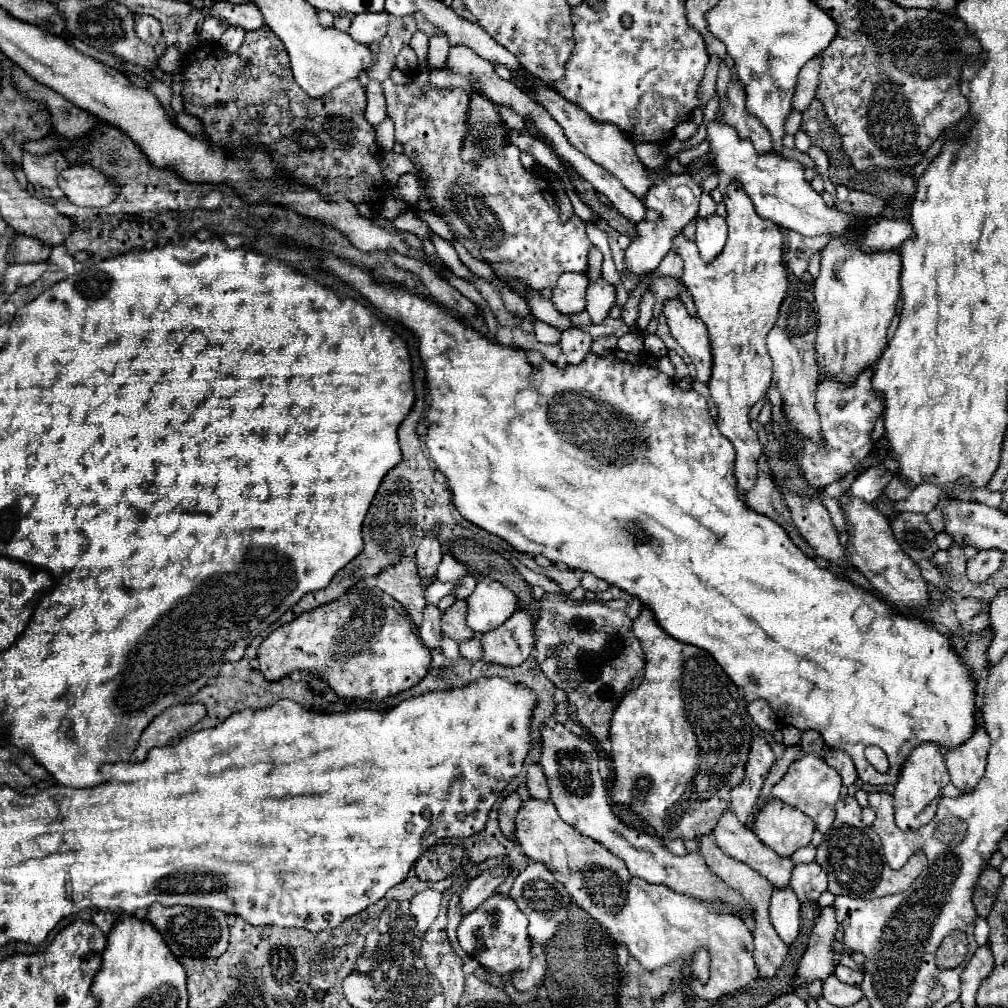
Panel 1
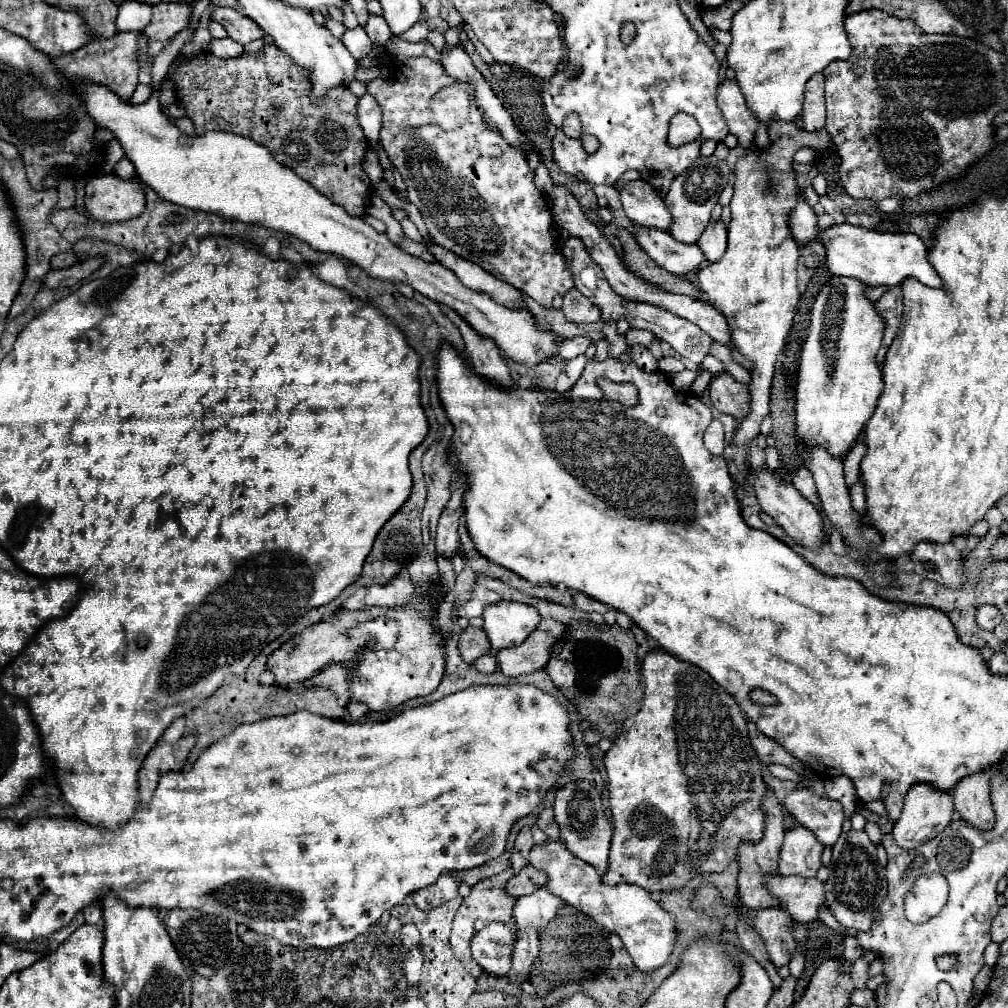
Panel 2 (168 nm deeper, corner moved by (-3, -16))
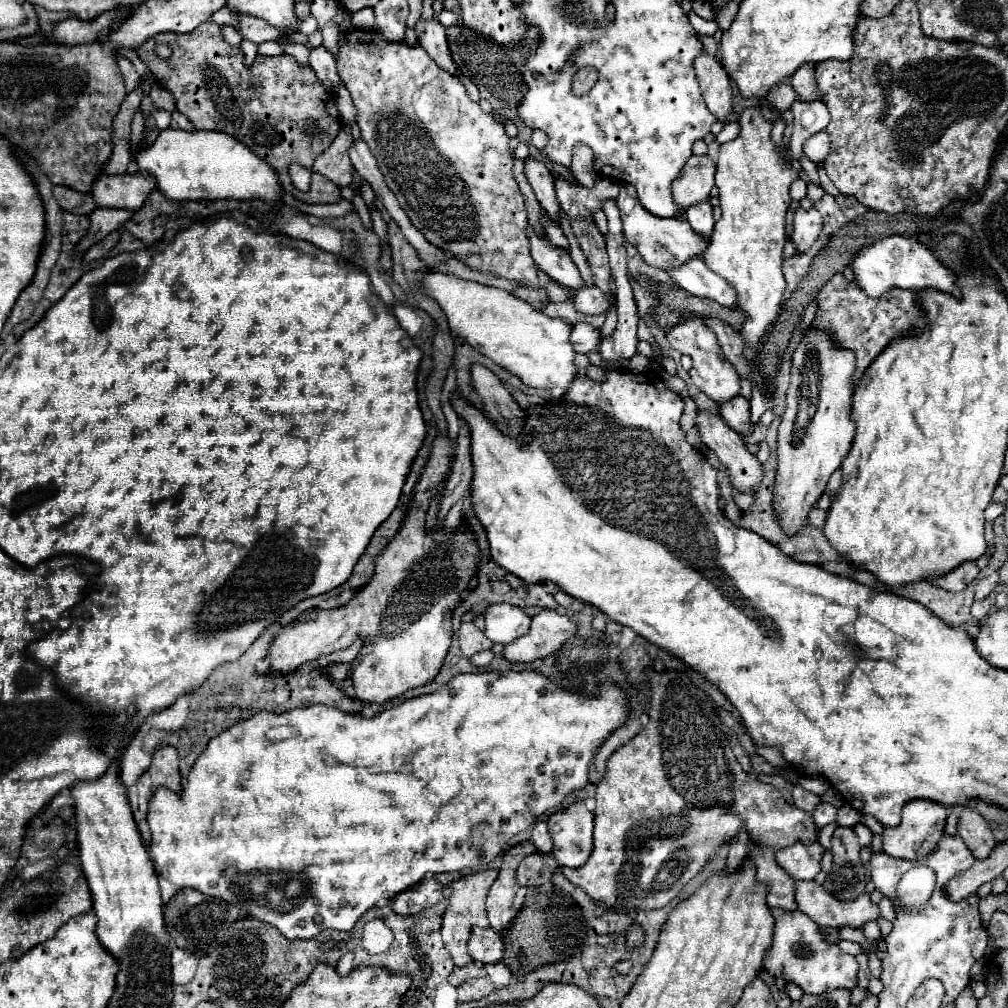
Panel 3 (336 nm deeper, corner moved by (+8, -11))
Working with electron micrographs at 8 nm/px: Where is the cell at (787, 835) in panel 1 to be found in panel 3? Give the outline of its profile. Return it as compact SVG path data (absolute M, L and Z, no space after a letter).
M820 843L812 845L792 845L776 851L776 863L794 879L804 879L810 881L820 873L820 861L824 857L824 849Z

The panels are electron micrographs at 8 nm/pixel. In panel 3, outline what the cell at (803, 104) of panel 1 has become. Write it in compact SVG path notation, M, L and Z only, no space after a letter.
M804 65L792 75L792 87L802 101L818 101L818 87L814 79L814 65Z

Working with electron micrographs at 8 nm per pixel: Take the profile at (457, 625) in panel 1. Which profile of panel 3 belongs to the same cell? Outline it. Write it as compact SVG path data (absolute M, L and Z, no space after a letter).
M462 623L460 627L460 649L466 657L472 657L474 653L492 649L492 641L474 625L474 623Z

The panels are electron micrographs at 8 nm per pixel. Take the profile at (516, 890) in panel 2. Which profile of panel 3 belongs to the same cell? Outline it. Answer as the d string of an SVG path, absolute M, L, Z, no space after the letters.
M532 853L530 857L522 859L522 863L518 865L518 871L516 871L518 883L522 883L524 887L540 887L552 879L556 869L558 869L558 863L552 855Z

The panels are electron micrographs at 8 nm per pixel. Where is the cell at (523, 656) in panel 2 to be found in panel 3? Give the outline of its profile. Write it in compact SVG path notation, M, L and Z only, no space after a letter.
M544 609L532 617L532 627L526 635L506 645L504 657L516 663L530 663L556 653L576 635L576 631L578 625L570 615Z

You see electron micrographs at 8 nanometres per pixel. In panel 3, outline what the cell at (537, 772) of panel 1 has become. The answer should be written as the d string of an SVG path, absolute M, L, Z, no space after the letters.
M536 823L532 829L532 843L538 853L550 853L552 851L552 839L548 833L546 823Z

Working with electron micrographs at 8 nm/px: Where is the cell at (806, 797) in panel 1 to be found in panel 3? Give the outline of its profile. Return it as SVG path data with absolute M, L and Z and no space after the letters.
M820 803L814 813L812 813L814 823L818 825L818 829L822 829L828 823L836 823L836 807L830 803Z

